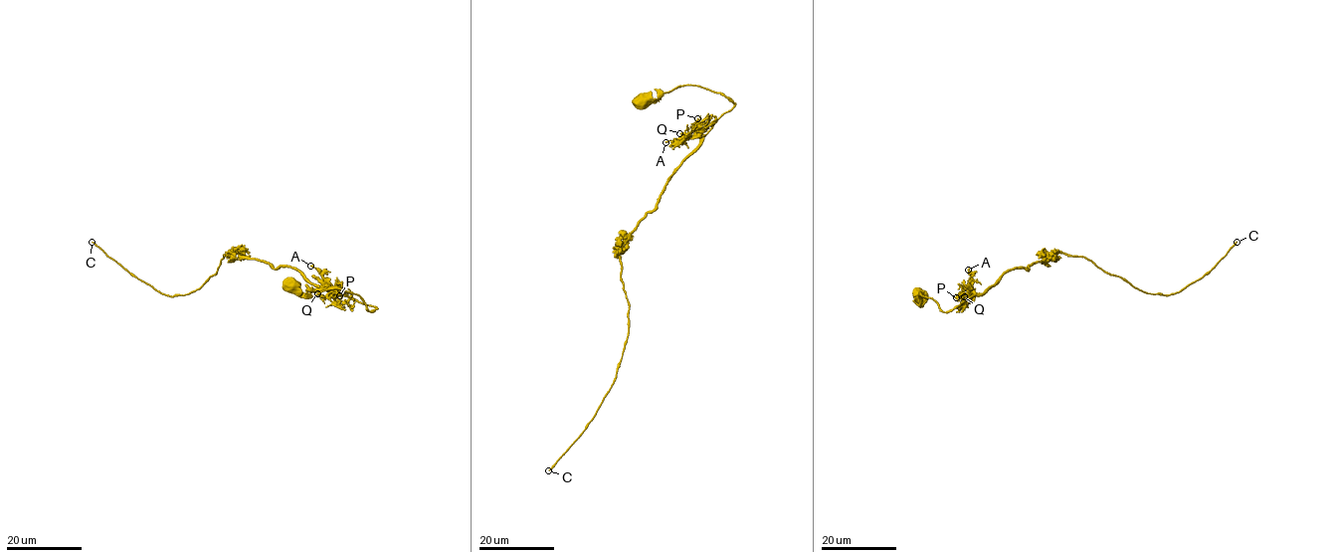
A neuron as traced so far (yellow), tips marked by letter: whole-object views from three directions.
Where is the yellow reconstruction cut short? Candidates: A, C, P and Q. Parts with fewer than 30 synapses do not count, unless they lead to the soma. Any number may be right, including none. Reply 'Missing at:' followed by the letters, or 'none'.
Missing at: C

